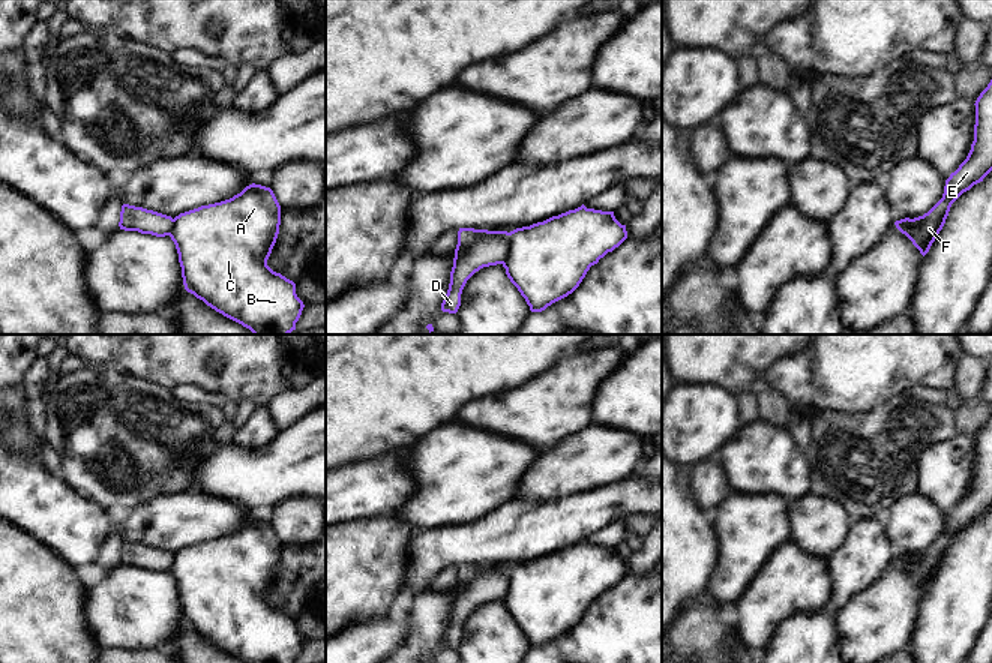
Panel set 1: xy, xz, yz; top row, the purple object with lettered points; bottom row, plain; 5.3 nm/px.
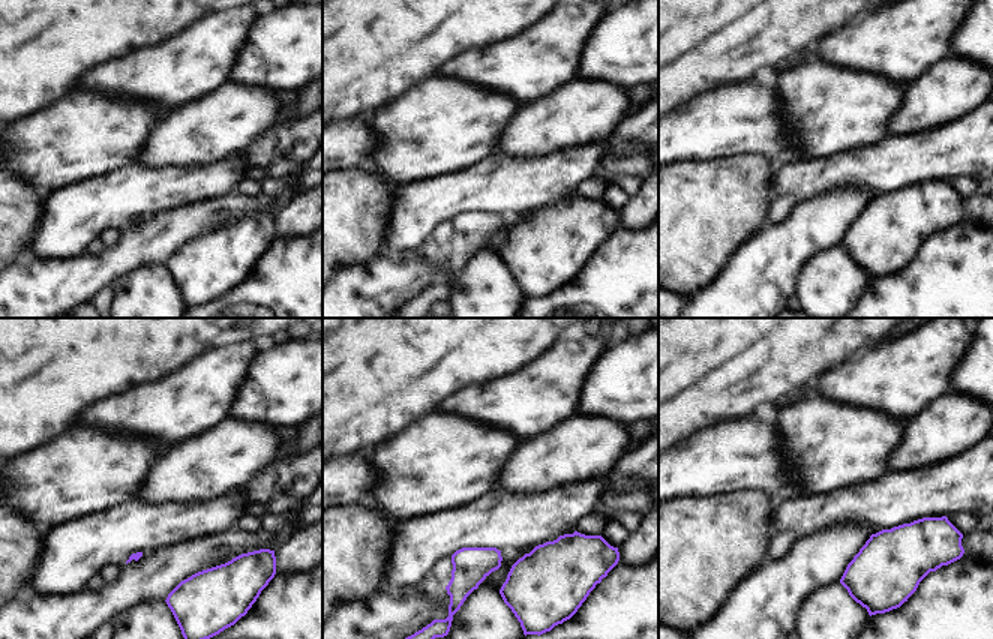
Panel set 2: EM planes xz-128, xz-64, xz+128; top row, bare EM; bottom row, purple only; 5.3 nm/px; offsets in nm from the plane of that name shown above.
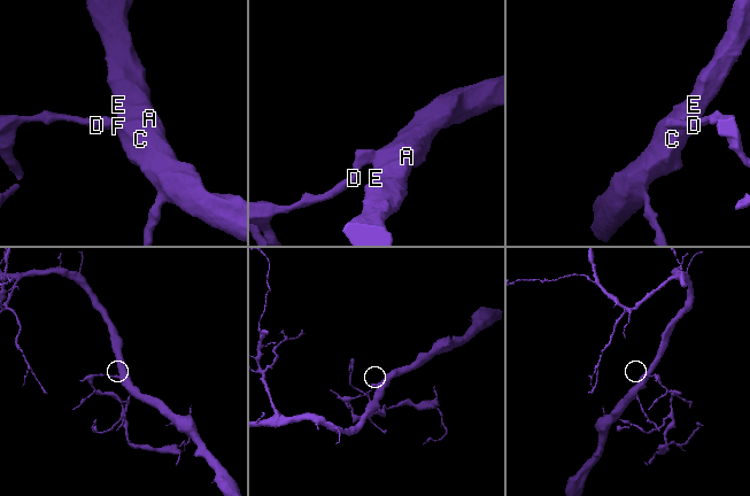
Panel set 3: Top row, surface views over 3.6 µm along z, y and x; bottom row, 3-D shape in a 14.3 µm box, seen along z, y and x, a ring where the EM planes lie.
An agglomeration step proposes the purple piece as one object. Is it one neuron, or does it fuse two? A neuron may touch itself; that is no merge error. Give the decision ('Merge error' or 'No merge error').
Merge error

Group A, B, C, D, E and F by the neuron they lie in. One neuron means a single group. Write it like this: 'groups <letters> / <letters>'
groups A B C E F / D

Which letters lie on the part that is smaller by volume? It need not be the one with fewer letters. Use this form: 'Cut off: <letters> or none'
Cut off: D

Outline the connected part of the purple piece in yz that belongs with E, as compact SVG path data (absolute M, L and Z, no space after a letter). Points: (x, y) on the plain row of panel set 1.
M992 416L975 436L974 477L966 495L945 516L942 534L923 552L896 562L924 592L942 566L951 540L992 507Z

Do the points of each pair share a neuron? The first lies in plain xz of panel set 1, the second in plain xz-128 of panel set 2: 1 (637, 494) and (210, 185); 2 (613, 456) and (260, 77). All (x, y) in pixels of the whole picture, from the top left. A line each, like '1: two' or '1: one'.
1: one
2: two

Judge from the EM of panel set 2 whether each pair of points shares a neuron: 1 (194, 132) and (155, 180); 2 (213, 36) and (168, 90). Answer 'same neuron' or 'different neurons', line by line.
1: different neurons
2: same neuron

